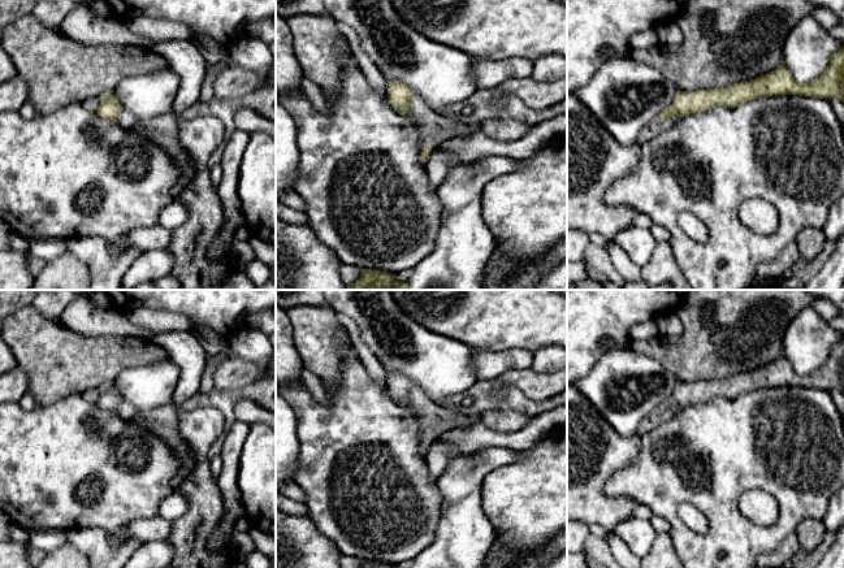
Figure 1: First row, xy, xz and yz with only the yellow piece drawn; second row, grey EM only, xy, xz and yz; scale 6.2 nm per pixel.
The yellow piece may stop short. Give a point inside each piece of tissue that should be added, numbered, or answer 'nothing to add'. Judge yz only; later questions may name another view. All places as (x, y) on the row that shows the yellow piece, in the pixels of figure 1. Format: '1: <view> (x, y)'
1: yz (654, 128)

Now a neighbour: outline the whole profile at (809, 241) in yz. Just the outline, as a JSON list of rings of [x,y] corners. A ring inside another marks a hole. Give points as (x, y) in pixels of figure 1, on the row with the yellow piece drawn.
[[[805,227],[796,237],[800,257],[806,263],[814,260],[826,242],[822,229]]]

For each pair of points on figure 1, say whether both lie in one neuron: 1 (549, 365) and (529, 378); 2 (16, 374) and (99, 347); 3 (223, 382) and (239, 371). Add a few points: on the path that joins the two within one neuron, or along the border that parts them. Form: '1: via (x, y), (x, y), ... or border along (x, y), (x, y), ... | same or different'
1: border along (531, 368), (539, 373), (553, 373) | different
2: border along (17, 365), (27, 378), (27, 391) | different
3: via (226, 378), (236, 373) | same

